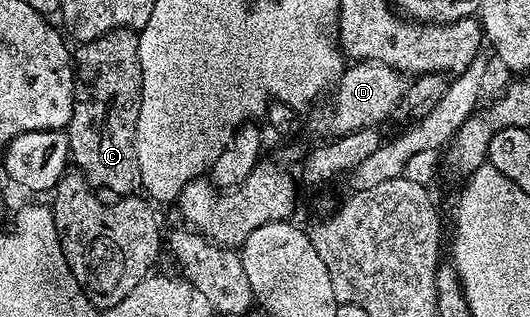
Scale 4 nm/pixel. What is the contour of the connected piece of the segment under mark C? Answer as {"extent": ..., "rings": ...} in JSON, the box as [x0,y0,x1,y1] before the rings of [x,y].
{"extent":[67,28,143,198],"rings":[[[117,28],[96,40],[78,43],[72,53],[73,113],[67,129],[69,154],[93,190],[114,192],[117,198],[141,188],[137,127],[143,78],[137,38],[136,31]]]}

